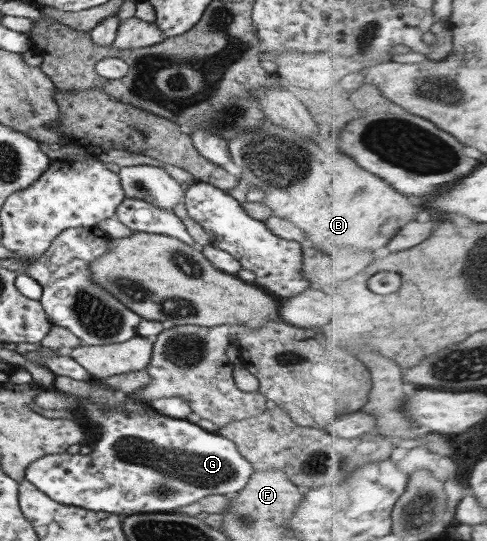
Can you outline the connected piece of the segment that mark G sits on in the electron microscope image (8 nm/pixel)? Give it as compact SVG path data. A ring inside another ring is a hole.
M56 389L38 392L34 405L40 409L65 411L78 416L79 421L96 425L98 439L88 454L50 454L42 456L24 468L24 480L29 481L47 498L65 506L116 514L118 517L138 513L173 513L174 509L192 505L208 495L236 493L246 485L253 467L238 453L235 445L224 436L208 432L184 419L171 419L156 413L148 403L118 394L120 405L110 407L94 403Z

